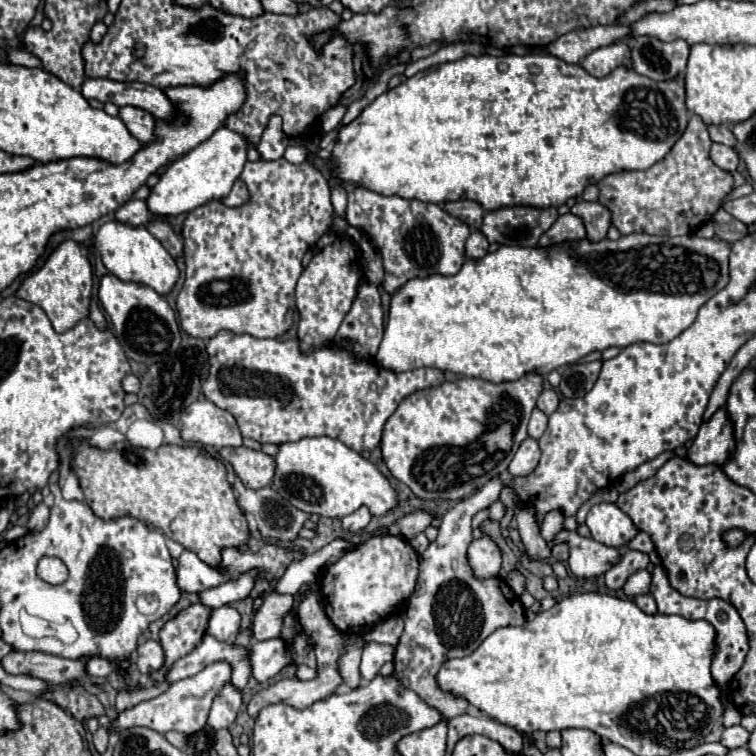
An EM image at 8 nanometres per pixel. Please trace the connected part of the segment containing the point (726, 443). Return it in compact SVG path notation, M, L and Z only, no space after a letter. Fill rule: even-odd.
M724 407L700 425L696 439L688 449L688 459L696 465L724 465L734 455L734 423Z

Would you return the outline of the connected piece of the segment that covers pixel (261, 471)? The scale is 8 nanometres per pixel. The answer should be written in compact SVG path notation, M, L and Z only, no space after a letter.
M226 447L222 457L230 461L236 475L248 489L268 487L274 479L274 457L248 447Z

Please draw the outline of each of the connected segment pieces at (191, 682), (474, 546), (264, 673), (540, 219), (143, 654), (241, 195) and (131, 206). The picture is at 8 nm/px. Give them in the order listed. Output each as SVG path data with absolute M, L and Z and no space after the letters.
M226 661L212 663L206 669L202 669L198 675L172 683L162 695L158 695L154 699L148 699L148 701L142 701L138 705L134 705L132 709L120 711L118 717L112 719L112 729L116 733L120 733L120 731L130 729L134 725L144 725L144 727L150 727L158 733L168 733L168 731L196 733L206 725L212 699L218 695L222 685L230 679L230 673L232 673L232 669Z
M482 535L480 539L474 539L470 543L468 561L470 561L470 567L474 569L476 577L480 577L480 579L494 577L494 575L498 575L498 571L502 567L502 551L492 541L492 537Z
M282 637L266 639L266 641L256 641L250 647L250 661L252 661L252 677L256 681L264 683L272 679L276 673L286 667L292 657L288 651L288 643Z
M502 207L486 213L480 231L490 243L514 245L516 235L518 247L536 247L542 233L546 233L556 219L558 211L554 207Z
M144 641L142 645L138 645L136 653L138 653L136 665L138 665L140 673L144 673L144 675L150 675L152 671L158 671L164 665L162 645L156 641Z
M238 179L230 191L230 195L226 199L222 199L224 205L230 205L230 207L238 207L238 205L246 205L246 201L250 201L250 193L246 189L246 185L242 185L242 181Z
M130 199L128 203L124 203L122 207L118 207L114 211L114 219L122 221L126 225L140 227L140 225L146 225L150 221L150 211L148 211L148 207L146 207L144 201Z

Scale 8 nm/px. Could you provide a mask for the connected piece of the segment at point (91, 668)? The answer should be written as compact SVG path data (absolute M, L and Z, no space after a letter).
M94 657L94 659L90 659L88 665L86 665L86 673L88 673L90 677L106 679L116 667L118 667L116 661L110 661L110 659L104 659L104 657Z

